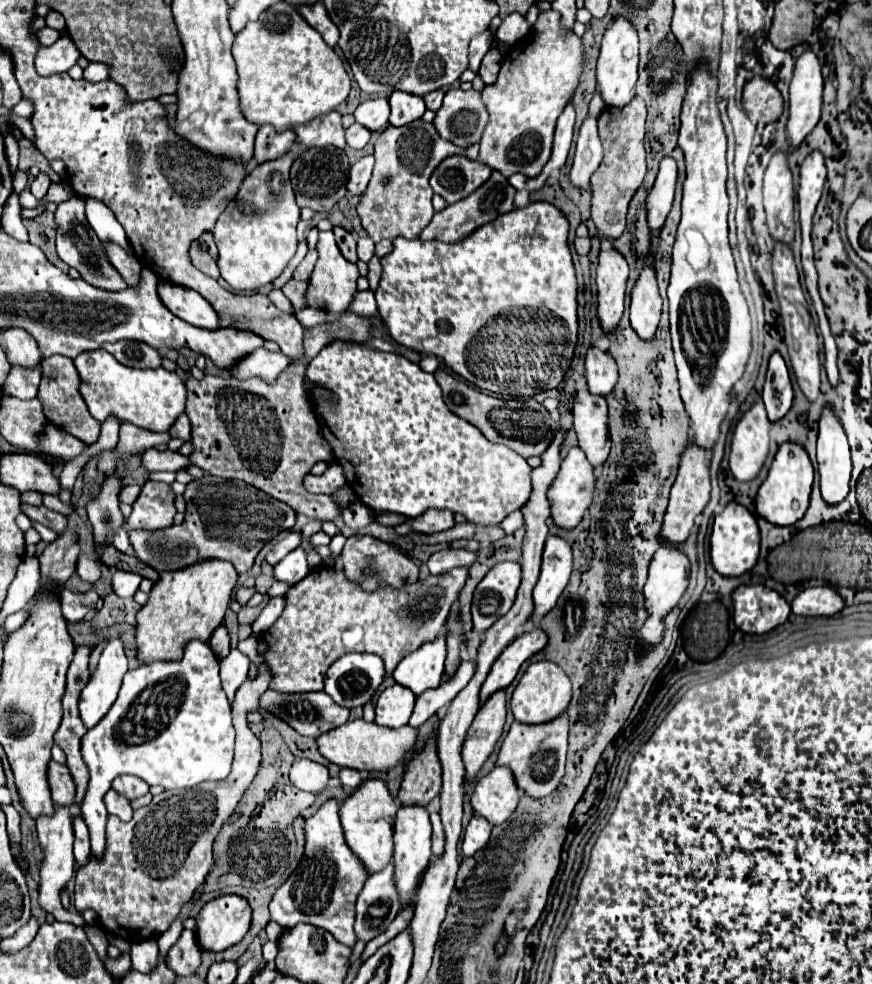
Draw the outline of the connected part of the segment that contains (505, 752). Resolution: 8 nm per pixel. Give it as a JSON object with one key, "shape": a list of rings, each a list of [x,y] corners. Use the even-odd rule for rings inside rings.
{"shape":[[[563,714],[561,718],[555,718],[553,722],[535,724],[535,726],[513,722],[507,736],[503,738],[495,766],[507,766],[513,772],[517,788],[521,788],[533,800],[545,798],[553,794],[563,780],[567,732],[569,732],[567,714]]]}

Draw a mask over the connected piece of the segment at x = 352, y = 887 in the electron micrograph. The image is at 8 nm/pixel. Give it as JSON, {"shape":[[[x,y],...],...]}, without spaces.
{"shape":[[[327,800],[313,816],[305,818],[305,852],[293,874],[275,892],[269,912],[281,928],[291,928],[299,922],[313,924],[329,930],[345,946],[353,946],[357,936],[353,932],[355,922],[355,900],[361,892],[365,878],[369,876],[361,858],[357,858],[343,836],[339,822],[339,802]]]}

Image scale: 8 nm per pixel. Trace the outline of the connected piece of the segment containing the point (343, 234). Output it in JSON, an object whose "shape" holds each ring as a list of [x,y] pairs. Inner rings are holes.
{"shape":[[[335,226],[333,232],[335,232],[335,238],[337,238],[337,246],[341,248],[341,254],[349,262],[357,262],[357,252],[355,252],[357,242],[355,242],[355,238],[345,228],[341,228],[341,226]]]}

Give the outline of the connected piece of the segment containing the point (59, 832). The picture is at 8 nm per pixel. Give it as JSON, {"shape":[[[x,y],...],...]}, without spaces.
{"shape":[[[55,804],[55,810],[51,816],[39,816],[37,818],[37,834],[39,842],[43,848],[43,866],[41,866],[41,882],[39,882],[39,902],[45,908],[45,912],[51,912],[55,920],[75,924],[75,926],[85,926],[87,922],[83,920],[81,914],[65,910],[59,900],[61,888],[67,886],[67,882],[73,878],[73,868],[75,868],[75,856],[73,856],[73,814],[69,806],[59,806]]]}

